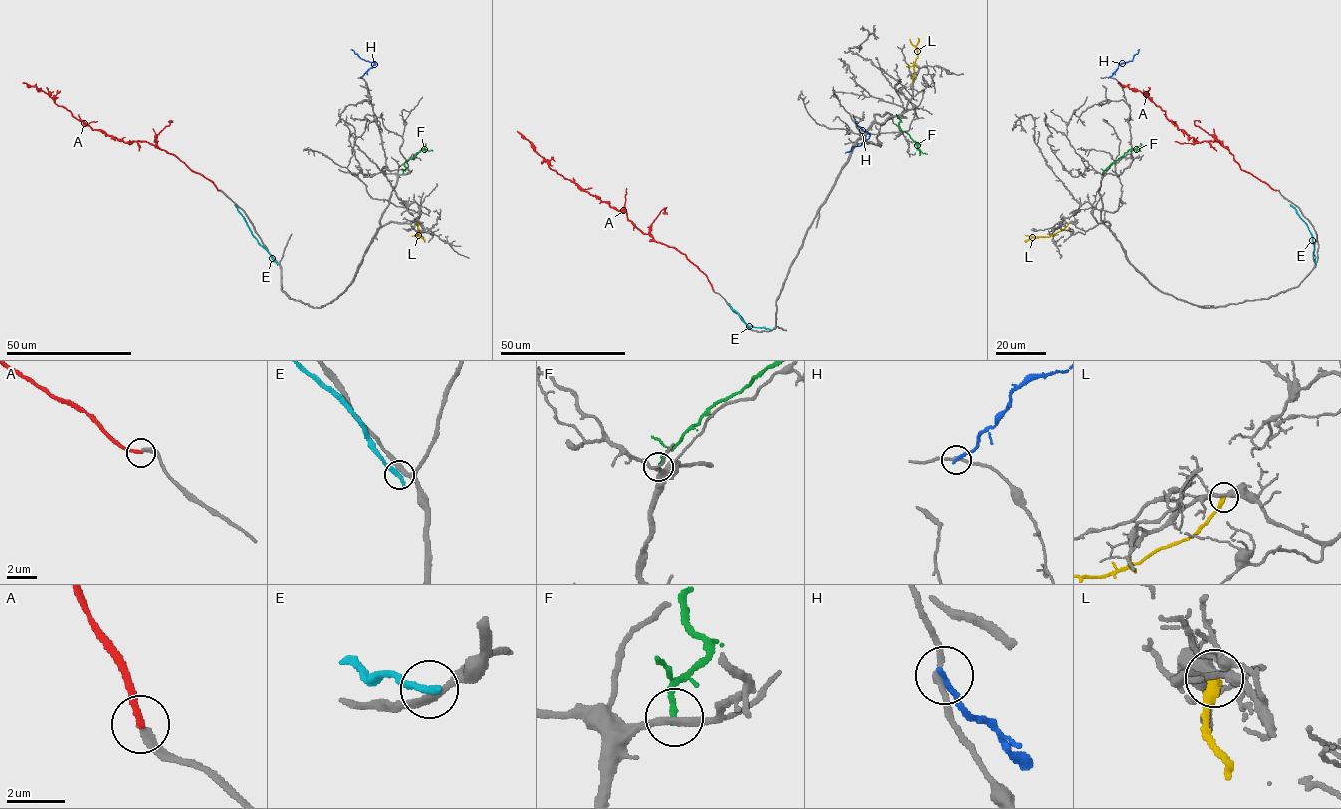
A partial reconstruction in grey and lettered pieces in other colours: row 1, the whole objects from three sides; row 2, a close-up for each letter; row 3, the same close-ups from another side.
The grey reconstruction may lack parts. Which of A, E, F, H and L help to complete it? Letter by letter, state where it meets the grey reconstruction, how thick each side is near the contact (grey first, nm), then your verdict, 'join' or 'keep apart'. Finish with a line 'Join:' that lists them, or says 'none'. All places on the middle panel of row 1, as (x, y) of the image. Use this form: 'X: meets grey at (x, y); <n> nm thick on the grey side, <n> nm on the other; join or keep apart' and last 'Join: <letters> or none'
A: meets grey at (713, 289); 240 nm thick on the grey side, 200 nm on the other; keep apart
E: meets grey at (771, 329); 260 nm thick on the grey side, 340 nm on the other; keep apart
F: meets grey at (897, 115); 260 nm thick on the grey side, 220 nm on the other; keep apart
H: meets grey at (855, 122); 200 nm thick on the grey side, 200 nm on the other; keep apart
L: meets grey at (913, 82); 360 nm thick on the grey side, 360 nm on the other; keep apart
Join: none

